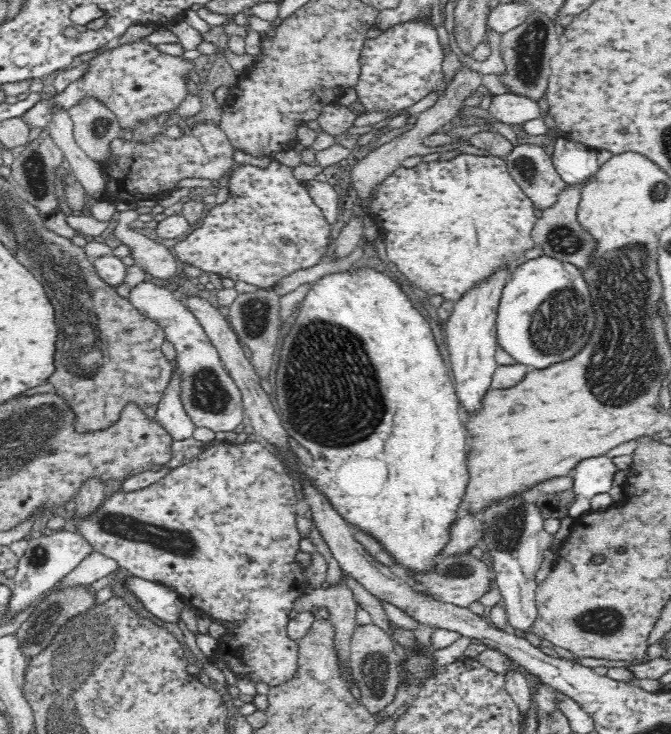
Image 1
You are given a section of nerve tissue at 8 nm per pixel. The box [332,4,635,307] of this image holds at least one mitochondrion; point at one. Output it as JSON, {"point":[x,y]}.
{"point":[530,48]}

